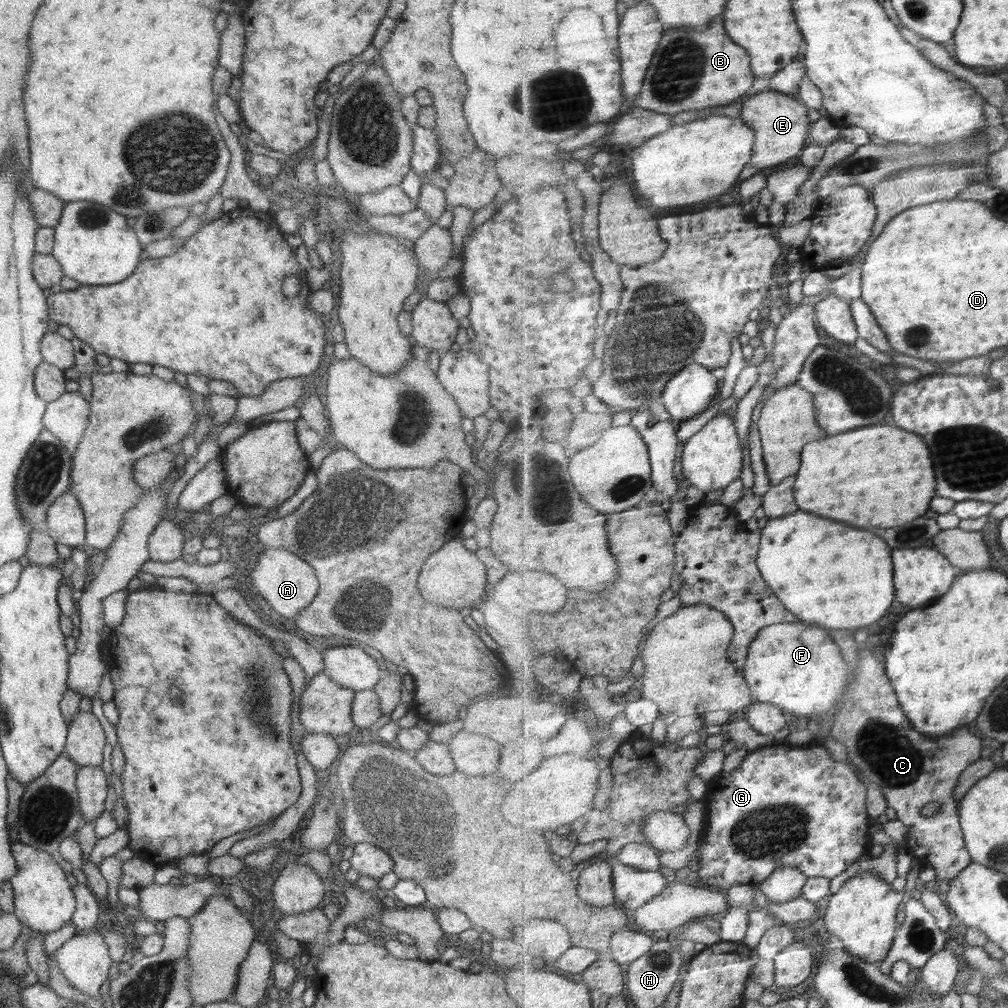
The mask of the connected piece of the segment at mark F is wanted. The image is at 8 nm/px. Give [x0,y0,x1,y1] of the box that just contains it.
[744,622,848,716]

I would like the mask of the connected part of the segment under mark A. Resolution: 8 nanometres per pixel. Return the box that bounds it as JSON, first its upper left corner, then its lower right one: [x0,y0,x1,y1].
[250,548,319,618]

